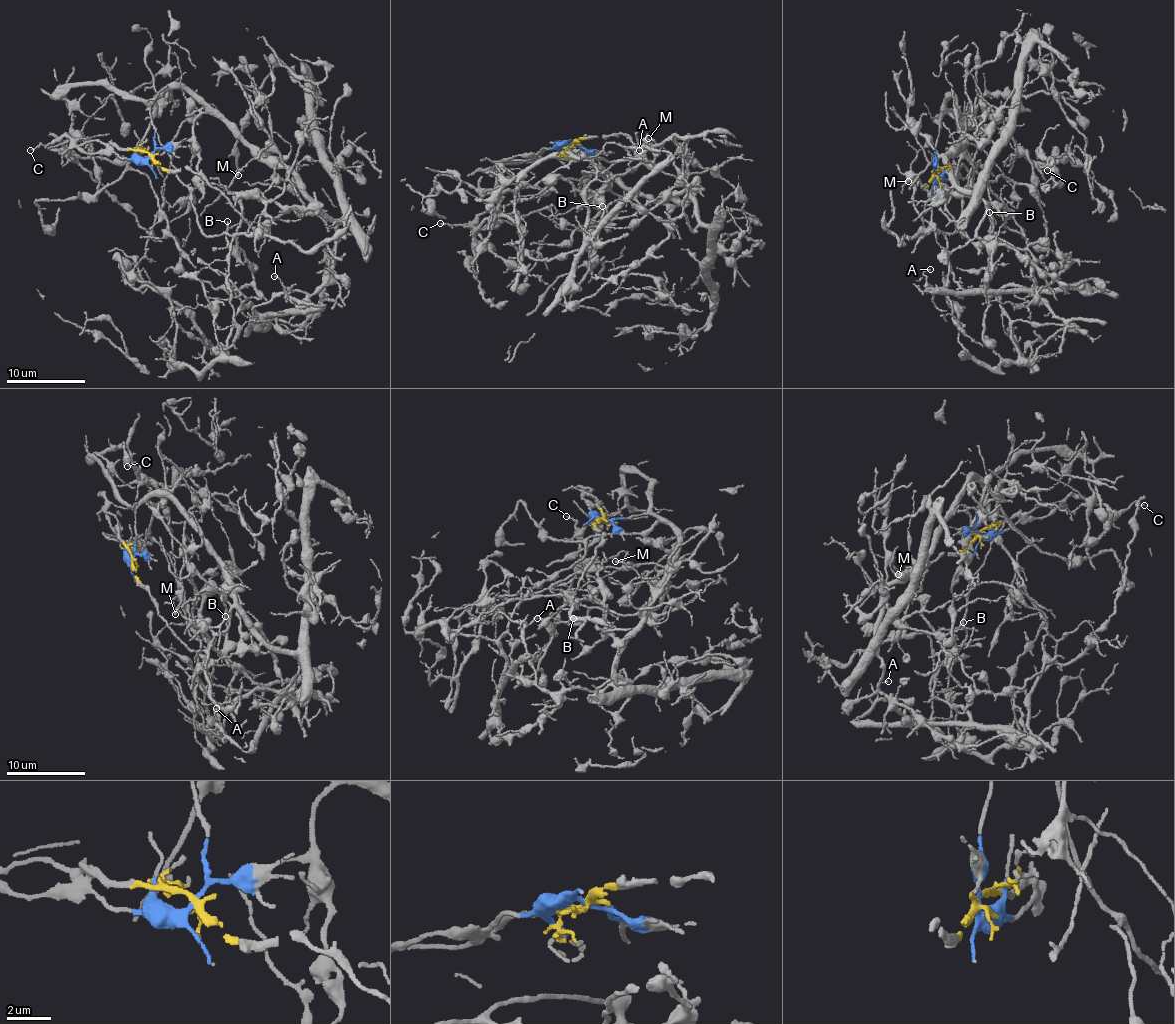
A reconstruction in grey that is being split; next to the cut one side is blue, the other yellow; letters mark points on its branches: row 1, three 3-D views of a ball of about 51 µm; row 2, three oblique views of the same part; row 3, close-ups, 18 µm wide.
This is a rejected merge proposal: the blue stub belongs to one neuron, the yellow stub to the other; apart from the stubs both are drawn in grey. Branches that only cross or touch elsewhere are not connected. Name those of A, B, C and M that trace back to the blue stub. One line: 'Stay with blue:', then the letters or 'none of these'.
Stay with blue: B, C, M

